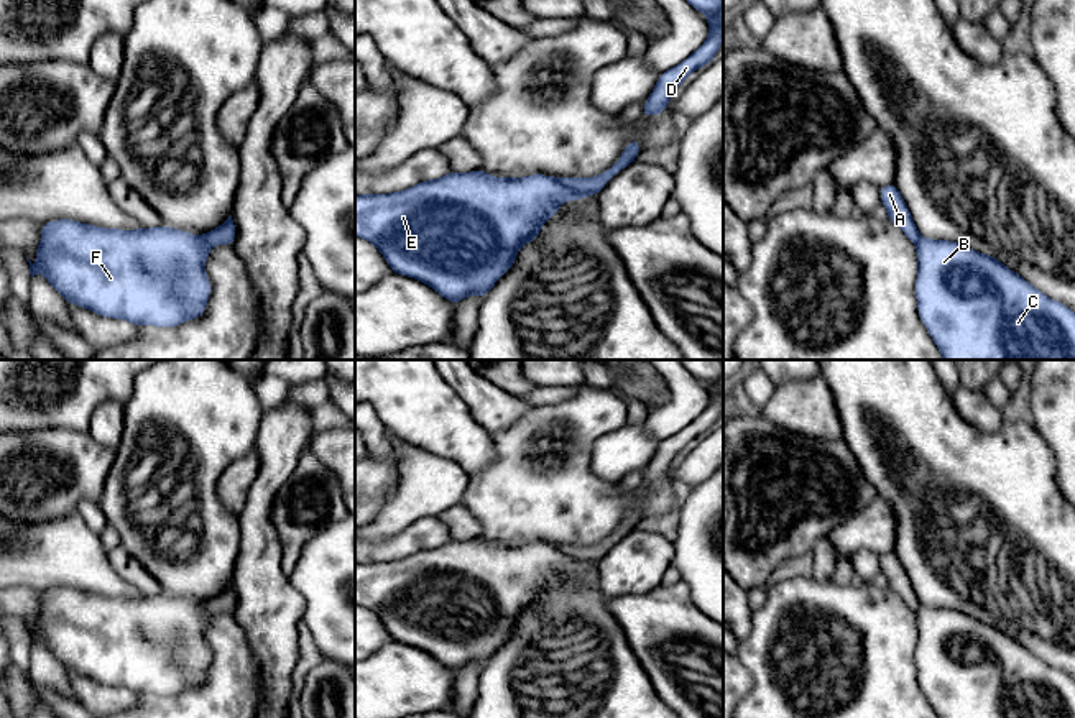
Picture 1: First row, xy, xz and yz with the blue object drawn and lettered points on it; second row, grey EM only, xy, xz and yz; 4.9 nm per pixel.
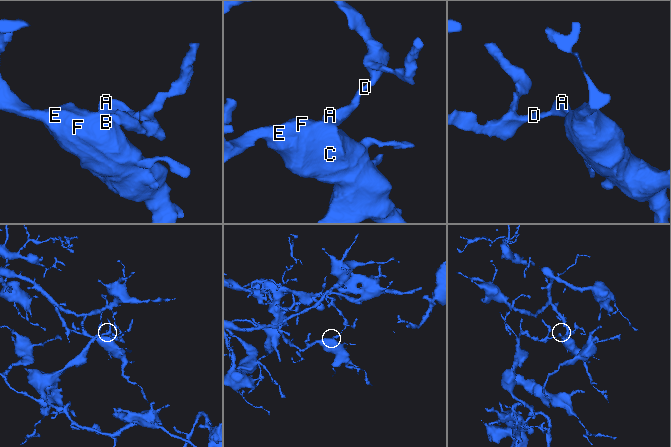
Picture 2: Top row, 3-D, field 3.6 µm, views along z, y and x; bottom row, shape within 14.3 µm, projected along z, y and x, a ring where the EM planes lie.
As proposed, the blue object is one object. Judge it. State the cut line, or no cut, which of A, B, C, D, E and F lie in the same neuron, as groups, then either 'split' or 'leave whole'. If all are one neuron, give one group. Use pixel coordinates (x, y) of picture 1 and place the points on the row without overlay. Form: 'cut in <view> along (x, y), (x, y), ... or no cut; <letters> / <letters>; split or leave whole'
cut in xz along (556, 546), (587, 562); A D / B C E F; split

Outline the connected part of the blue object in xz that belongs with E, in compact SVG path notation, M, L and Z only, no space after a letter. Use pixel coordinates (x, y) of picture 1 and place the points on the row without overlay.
M482 537L452 539L406 559L355 564L355 605L375 613L393 641L426 651L457 674L472 662L483 665L516 631L519 616L539 610L541 595L561 573L584 565L546 542L493 545Z

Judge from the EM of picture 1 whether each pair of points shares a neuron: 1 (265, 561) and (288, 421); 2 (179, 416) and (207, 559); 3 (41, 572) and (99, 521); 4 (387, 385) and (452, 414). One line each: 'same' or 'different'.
1: same
2: same
3: different
4: same

